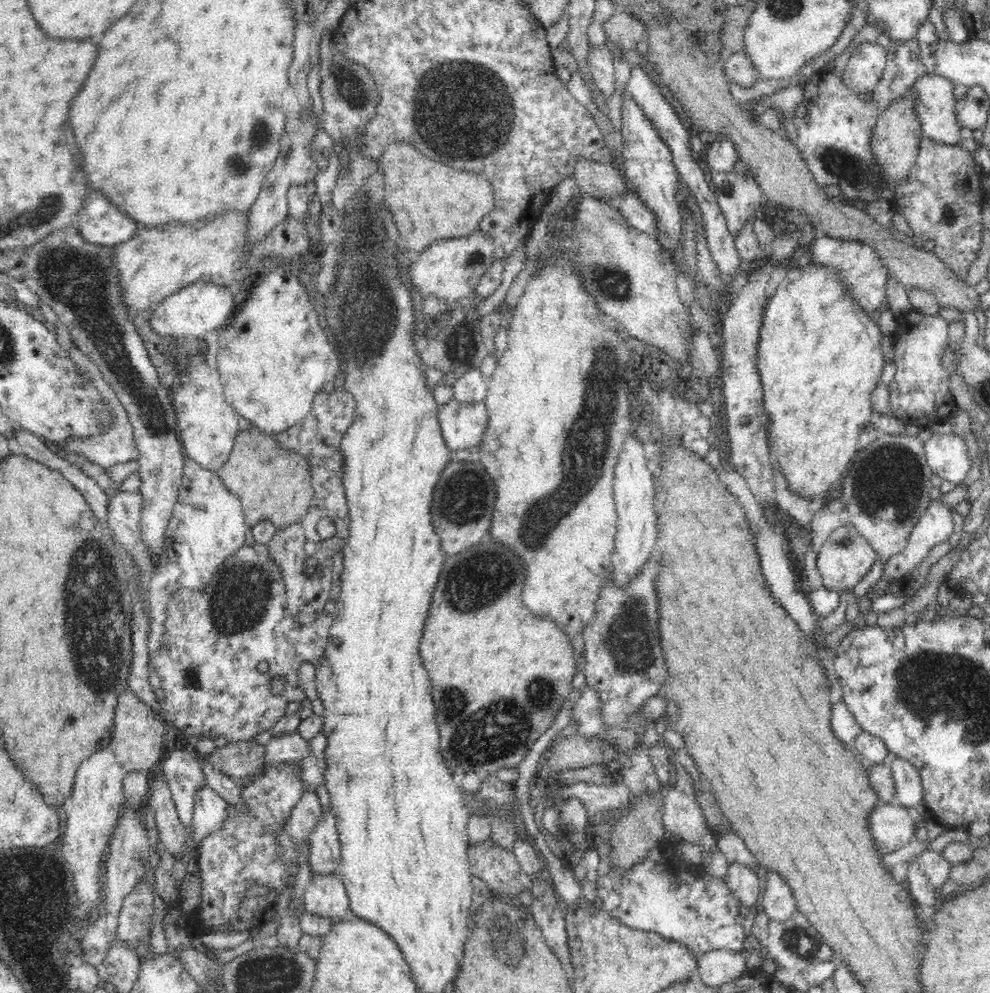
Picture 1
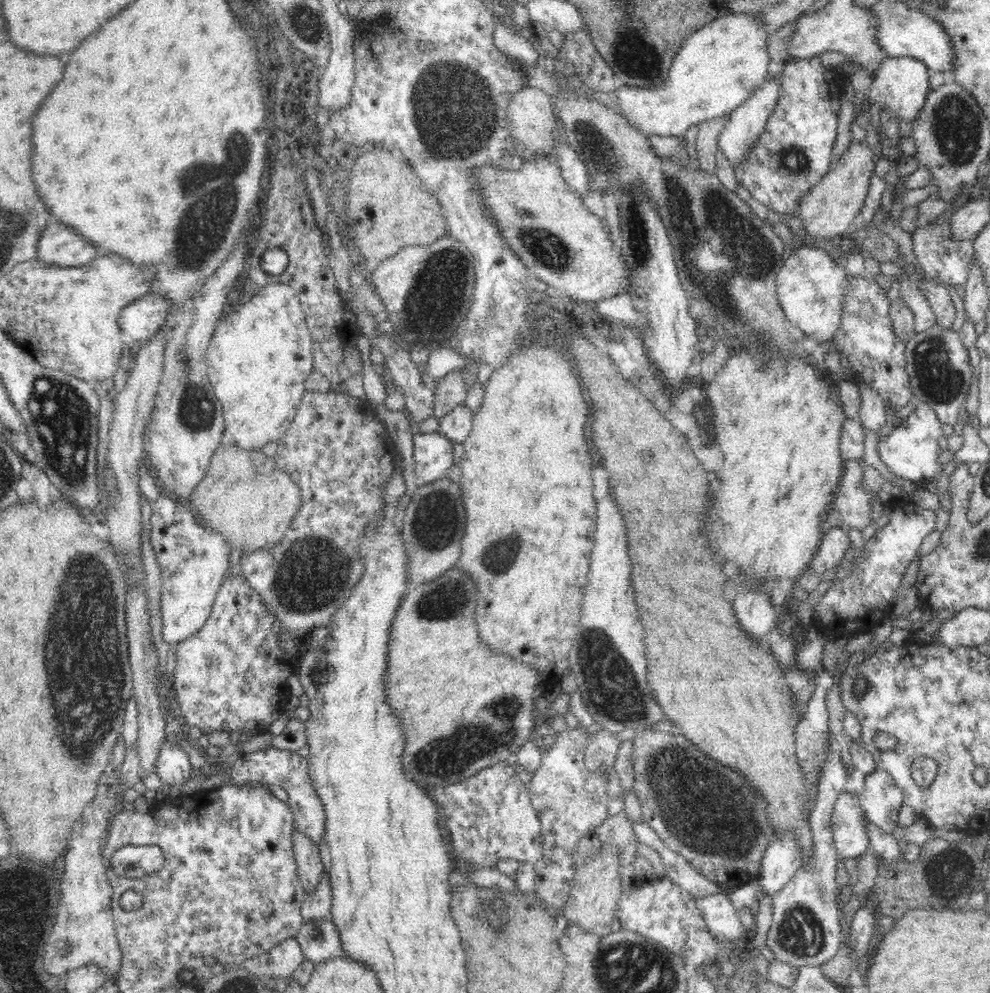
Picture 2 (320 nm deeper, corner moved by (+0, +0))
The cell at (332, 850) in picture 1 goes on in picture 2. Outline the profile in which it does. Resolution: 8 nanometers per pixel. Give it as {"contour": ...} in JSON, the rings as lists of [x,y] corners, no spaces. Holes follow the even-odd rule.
{"contour":[[[324,872],[316,890],[305,892],[304,904],[302,904],[301,915],[304,922],[322,920],[327,914],[331,914],[333,894],[329,873]]]}

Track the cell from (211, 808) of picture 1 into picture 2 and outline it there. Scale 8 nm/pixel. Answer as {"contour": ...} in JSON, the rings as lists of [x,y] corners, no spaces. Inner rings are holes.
{"contour":[[[168,738],[164,739],[159,750],[155,772],[161,778],[161,782],[167,784],[168,787],[186,783],[194,777],[191,775],[192,765],[190,765],[188,754]]]}

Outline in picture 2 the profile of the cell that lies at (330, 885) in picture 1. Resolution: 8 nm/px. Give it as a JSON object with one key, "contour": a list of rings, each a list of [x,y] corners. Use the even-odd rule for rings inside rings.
{"contour":[[[331,914],[322,920],[304,922],[296,939],[301,944],[304,958],[312,964],[322,964],[344,955],[342,941]]]}

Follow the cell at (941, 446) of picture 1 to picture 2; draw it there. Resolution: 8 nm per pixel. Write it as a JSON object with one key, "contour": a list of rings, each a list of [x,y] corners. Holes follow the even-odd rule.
{"contour":[[[919,402],[900,426],[893,427],[888,437],[880,438],[877,451],[882,462],[903,479],[922,482],[924,479],[934,478],[935,474],[942,471],[942,463],[938,461],[938,455],[942,451],[938,447],[938,438],[943,435],[942,426],[935,410],[930,405]]]}

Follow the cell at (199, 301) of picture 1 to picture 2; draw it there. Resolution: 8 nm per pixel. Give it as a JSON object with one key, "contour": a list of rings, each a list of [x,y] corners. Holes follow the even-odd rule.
{"contour":[[[150,294],[134,299],[127,304],[118,315],[119,327],[122,331],[129,334],[134,341],[140,341],[153,337],[157,330],[164,324],[168,323],[165,318],[169,315],[170,300],[161,296],[152,296]]]}

